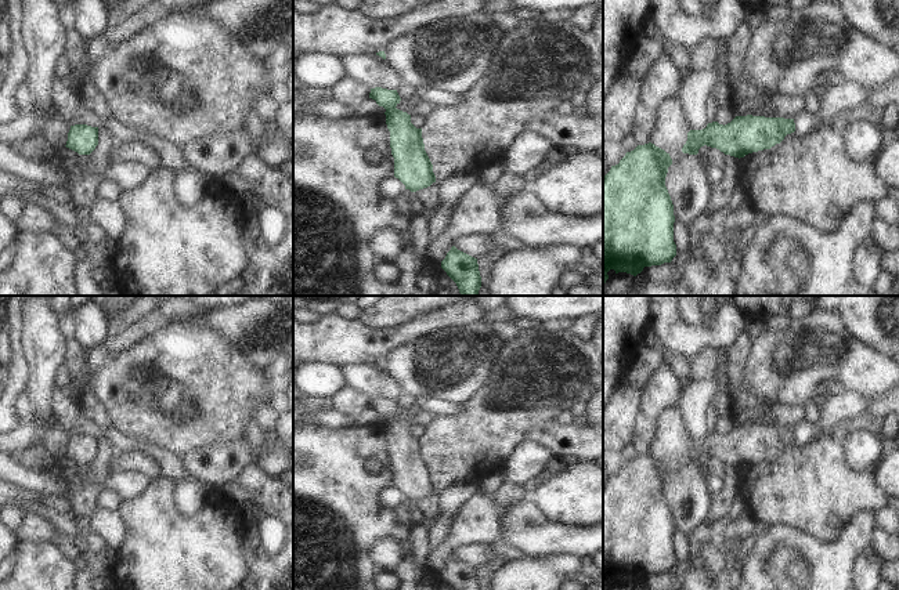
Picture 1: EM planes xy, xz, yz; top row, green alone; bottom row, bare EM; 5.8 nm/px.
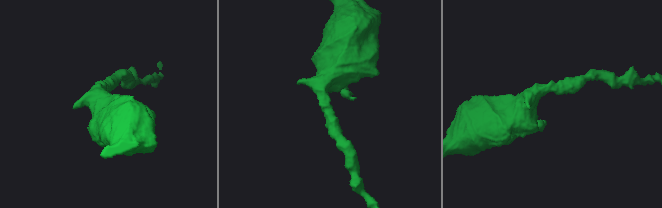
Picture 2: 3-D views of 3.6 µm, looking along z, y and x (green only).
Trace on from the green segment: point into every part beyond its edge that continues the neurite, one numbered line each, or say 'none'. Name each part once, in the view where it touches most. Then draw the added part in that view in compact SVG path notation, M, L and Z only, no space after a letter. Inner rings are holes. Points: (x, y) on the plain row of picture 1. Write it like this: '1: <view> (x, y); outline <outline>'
none

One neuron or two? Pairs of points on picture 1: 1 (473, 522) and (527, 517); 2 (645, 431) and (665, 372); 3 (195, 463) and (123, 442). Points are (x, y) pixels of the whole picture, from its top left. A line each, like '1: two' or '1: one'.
1: two
2: one
3: two

